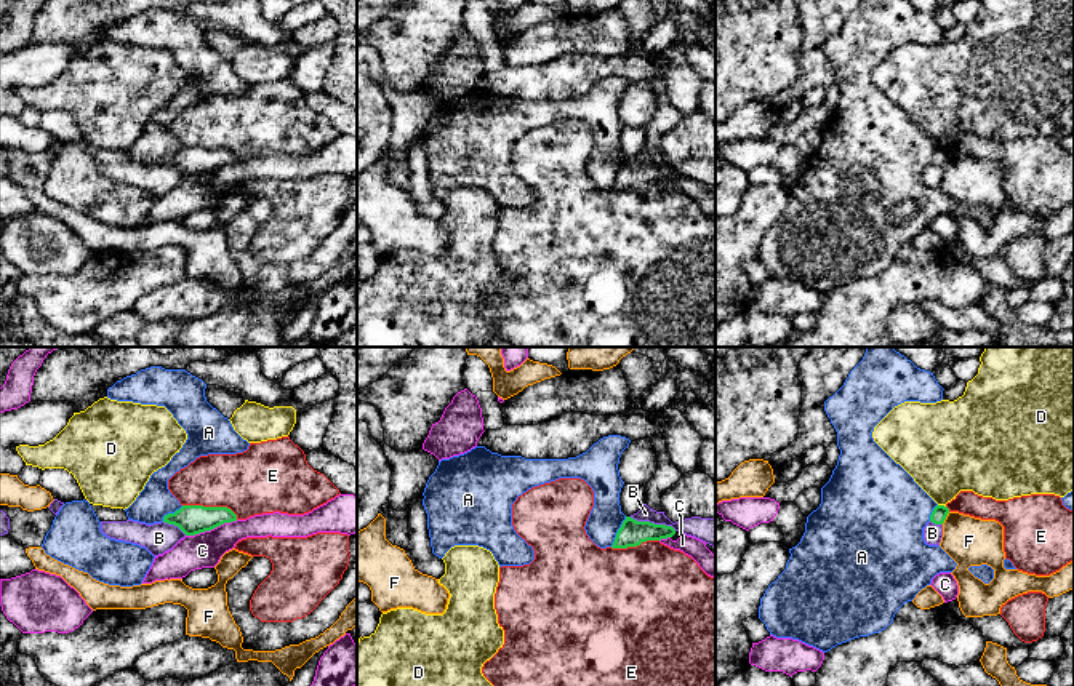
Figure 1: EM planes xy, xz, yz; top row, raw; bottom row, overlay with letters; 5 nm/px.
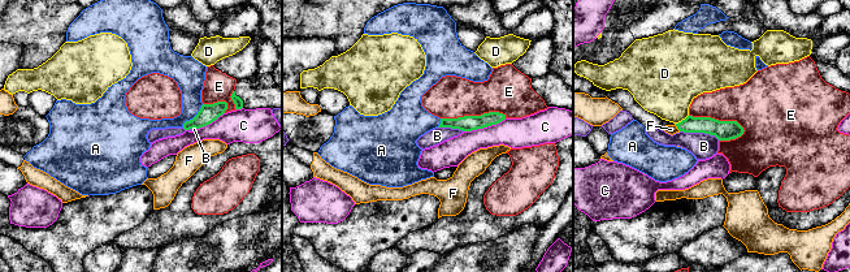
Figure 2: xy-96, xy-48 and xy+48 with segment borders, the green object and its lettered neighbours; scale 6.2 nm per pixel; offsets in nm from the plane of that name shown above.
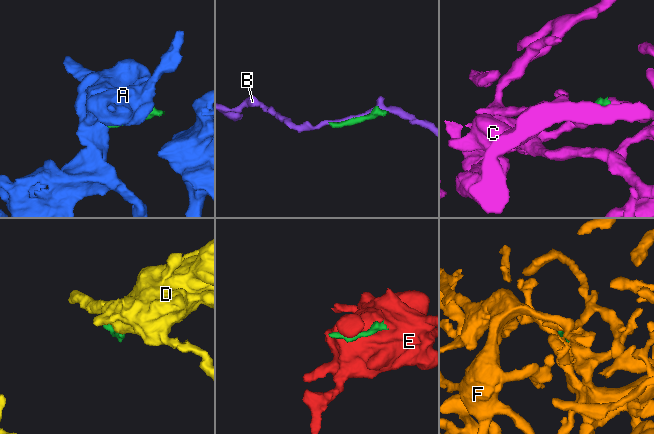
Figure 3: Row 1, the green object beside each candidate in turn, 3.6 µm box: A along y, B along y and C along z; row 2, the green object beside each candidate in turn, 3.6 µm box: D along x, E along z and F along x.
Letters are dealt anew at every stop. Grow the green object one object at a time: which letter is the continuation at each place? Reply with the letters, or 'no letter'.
no letter

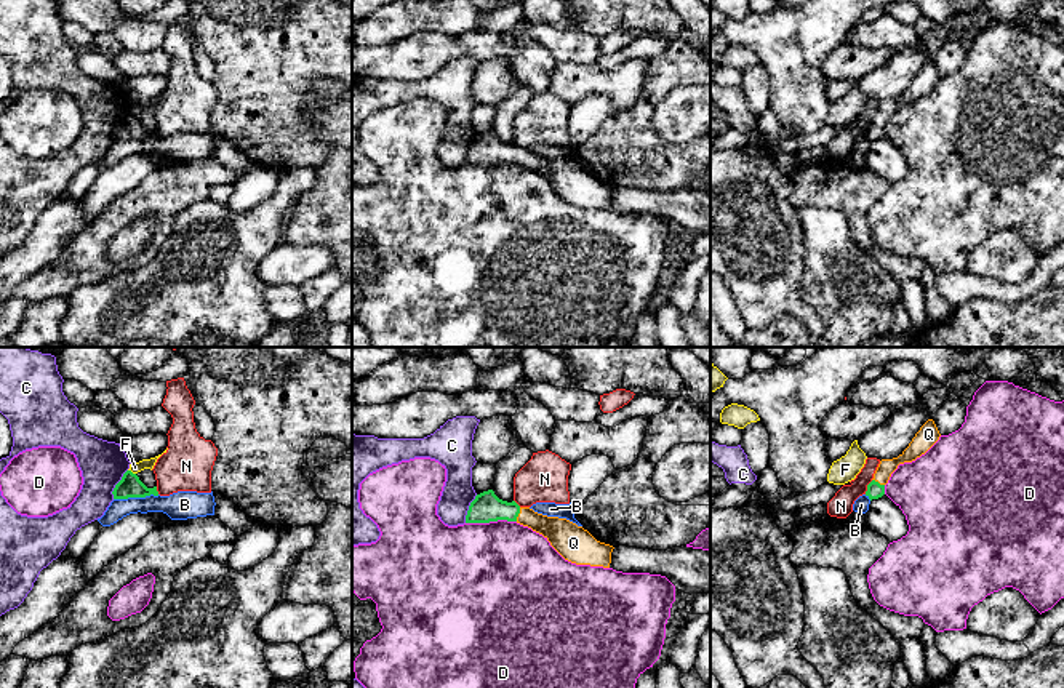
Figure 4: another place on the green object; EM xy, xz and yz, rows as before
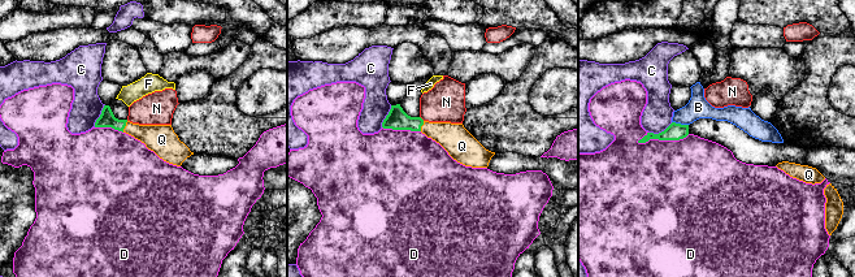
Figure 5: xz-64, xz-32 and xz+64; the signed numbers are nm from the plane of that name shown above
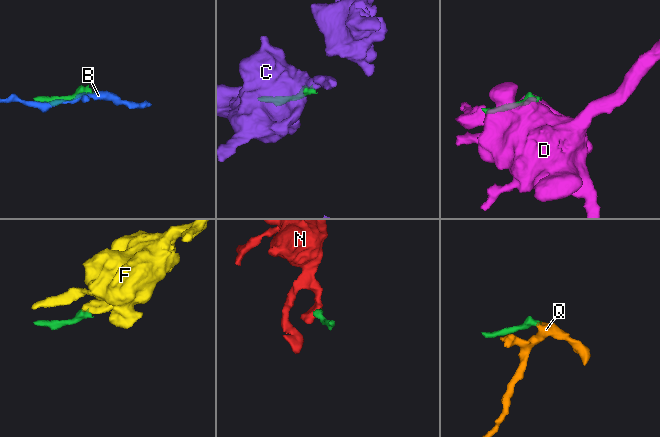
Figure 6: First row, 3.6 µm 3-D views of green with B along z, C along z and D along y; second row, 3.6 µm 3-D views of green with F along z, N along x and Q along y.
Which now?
Q

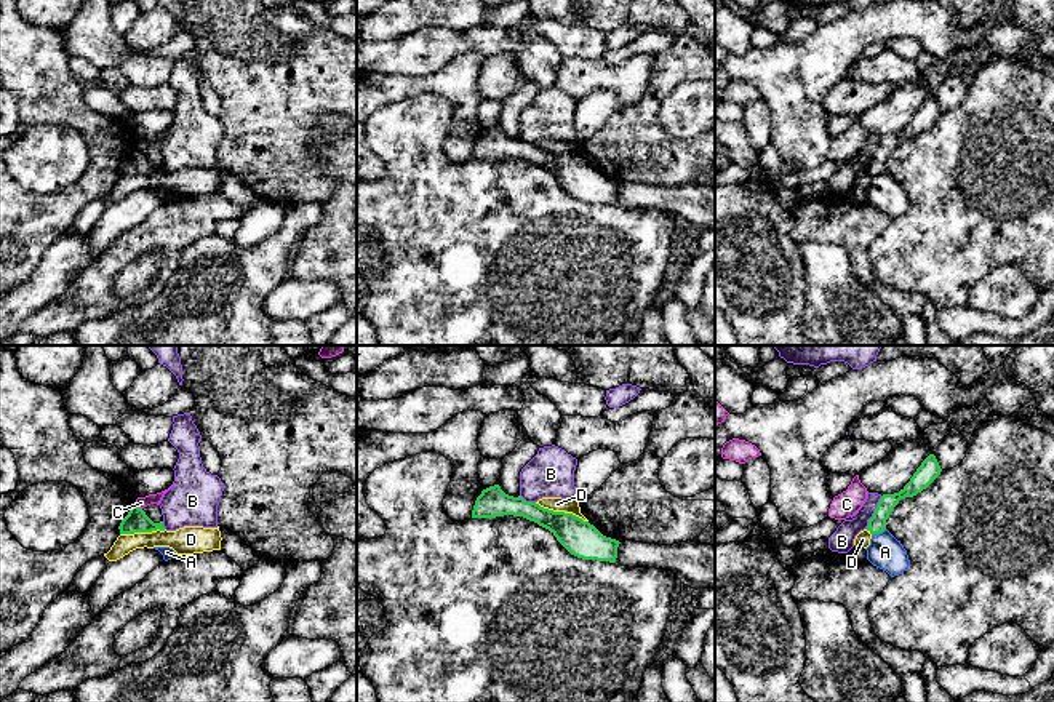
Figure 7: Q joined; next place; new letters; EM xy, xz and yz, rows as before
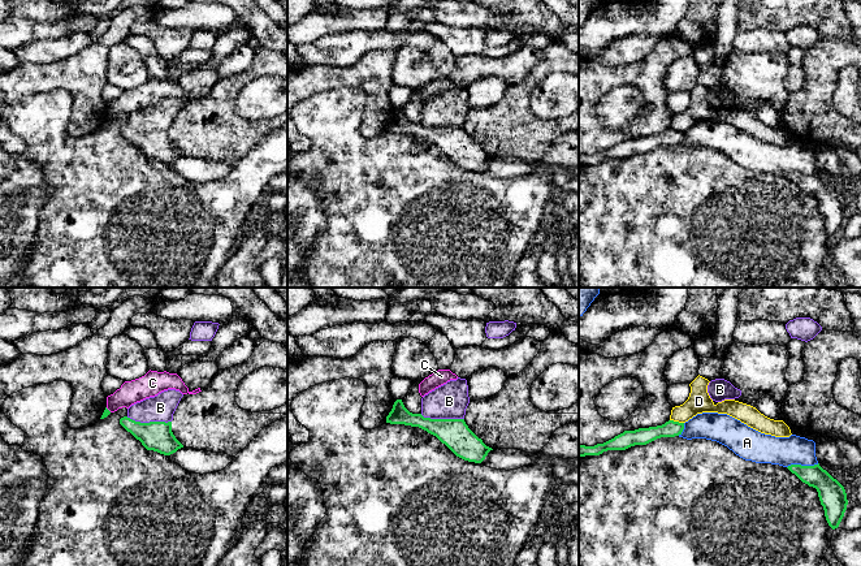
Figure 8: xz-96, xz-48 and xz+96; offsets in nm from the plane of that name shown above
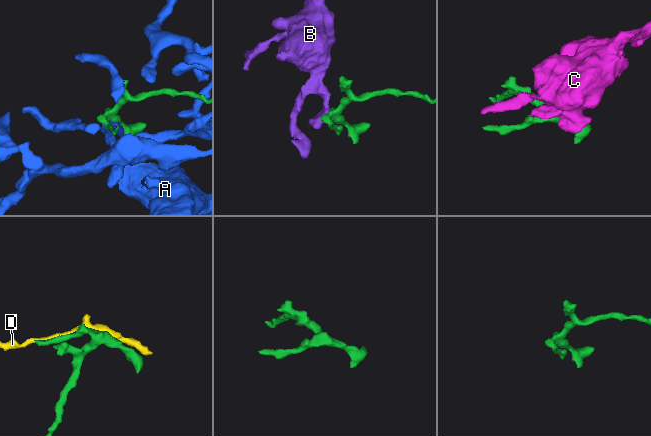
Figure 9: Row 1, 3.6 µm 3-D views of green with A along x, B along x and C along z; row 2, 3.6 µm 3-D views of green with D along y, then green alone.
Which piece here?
no letter

